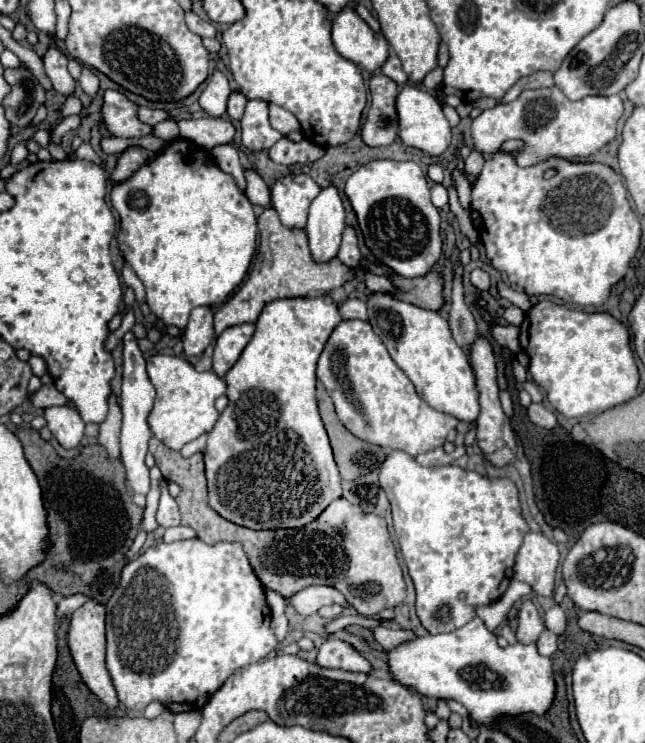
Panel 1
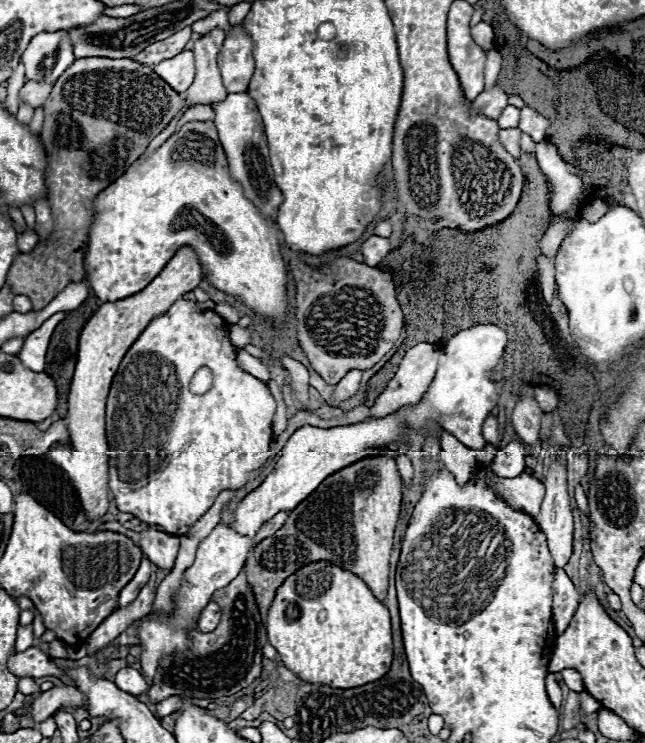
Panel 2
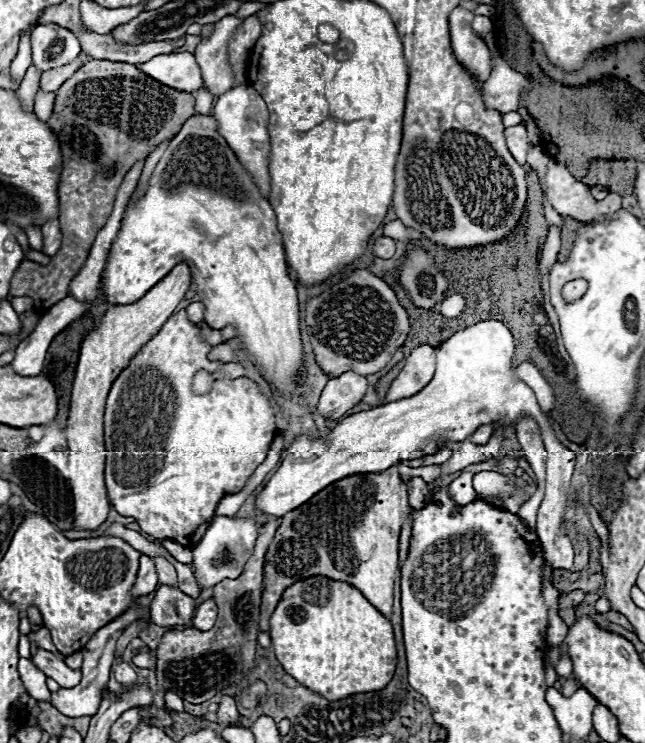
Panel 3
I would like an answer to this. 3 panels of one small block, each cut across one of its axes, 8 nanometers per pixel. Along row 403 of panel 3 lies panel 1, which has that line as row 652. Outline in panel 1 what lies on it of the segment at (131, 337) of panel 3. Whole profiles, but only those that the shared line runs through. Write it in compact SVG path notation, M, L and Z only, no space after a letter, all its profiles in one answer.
M88 600L84 606L80 606L70 620L70 632L68 632L68 646L70 654L74 658L74 664L84 680L84 684L110 708L118 706L118 696L112 684L112 678L106 668L106 609L96 600Z

